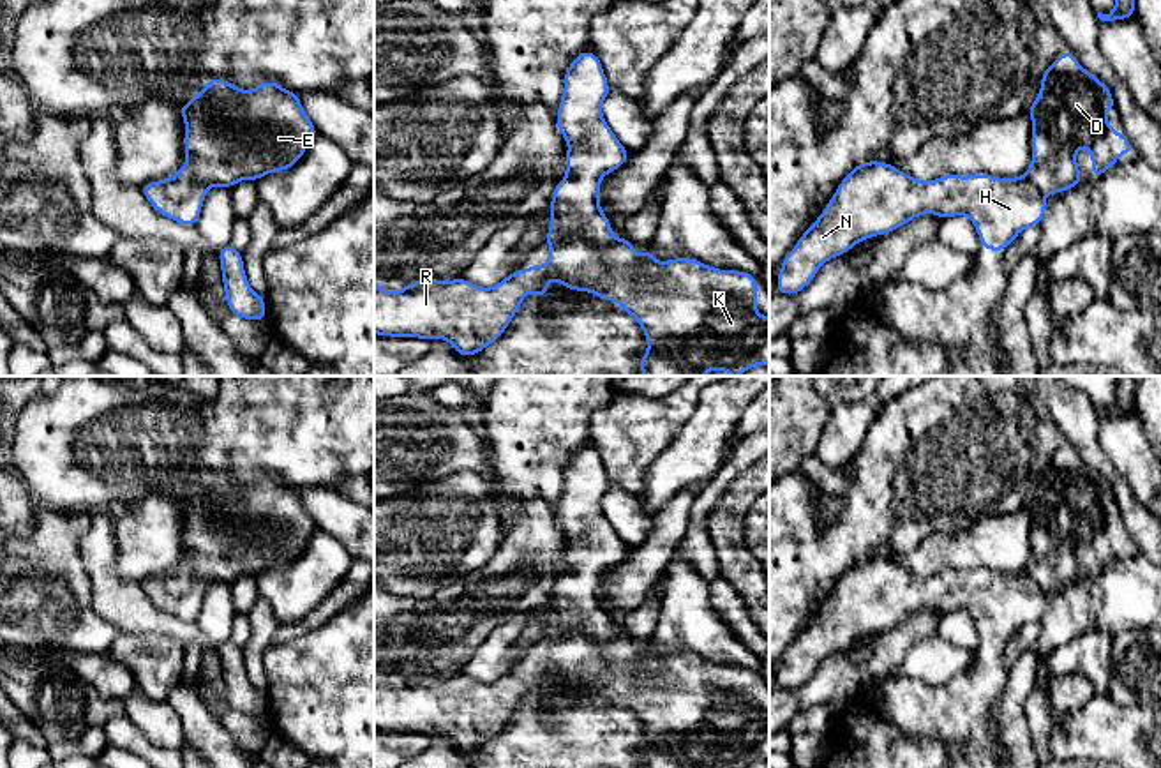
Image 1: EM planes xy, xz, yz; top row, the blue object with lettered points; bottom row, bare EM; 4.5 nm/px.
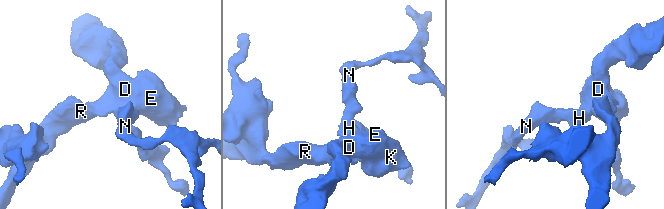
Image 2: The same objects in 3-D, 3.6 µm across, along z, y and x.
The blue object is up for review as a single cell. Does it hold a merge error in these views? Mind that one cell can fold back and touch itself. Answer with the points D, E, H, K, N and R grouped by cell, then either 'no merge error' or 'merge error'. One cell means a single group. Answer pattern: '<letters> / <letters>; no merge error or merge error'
D E H K N R; no merge error

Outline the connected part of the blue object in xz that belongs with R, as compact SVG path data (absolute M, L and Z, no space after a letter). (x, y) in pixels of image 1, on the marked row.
M593 51L579 53L565 71L565 87L558 117L558 131L568 143L565 157L566 177L554 185L551 200L551 224L545 245L552 249L545 265L515 270L496 286L482 288L462 277L453 281L422 279L408 282L399 291L381 288L374 279L374 334L388 337L445 339L461 357L475 357L496 343L522 305L524 293L545 297L549 281L558 281L573 291L589 291L607 302L618 300L623 312L635 318L646 334L648 351L639 358L642 376L704 376L706 371L725 371L739 376L755 365L769 365L769 316L757 311L757 279L741 270L718 270L693 258L656 261L651 247L642 256L628 238L616 238L609 217L600 208L600 180L619 169L630 152L621 145L603 120L602 102L609 95L600 58Z

